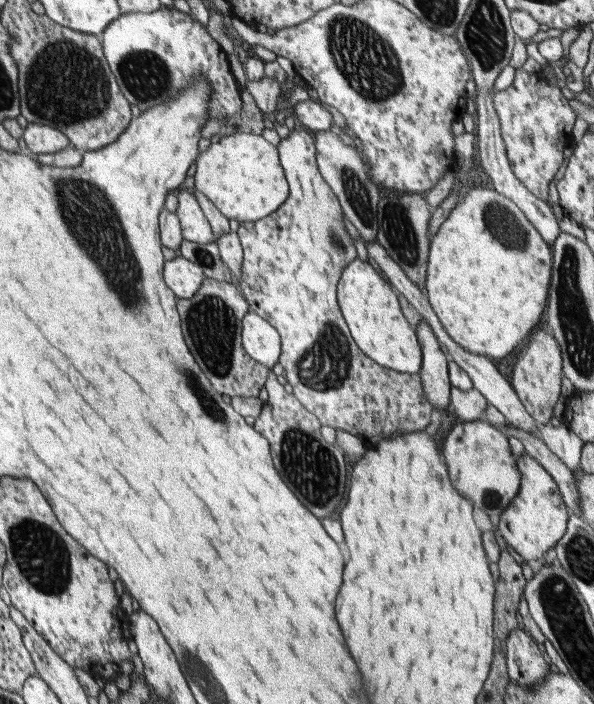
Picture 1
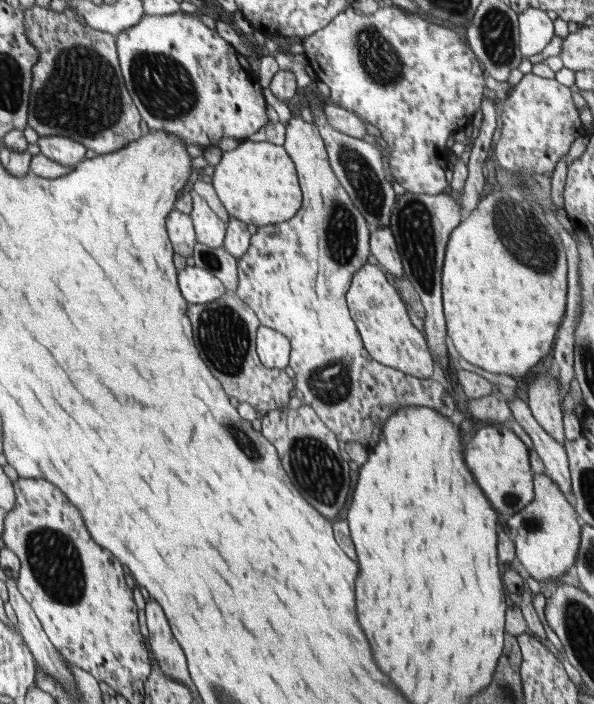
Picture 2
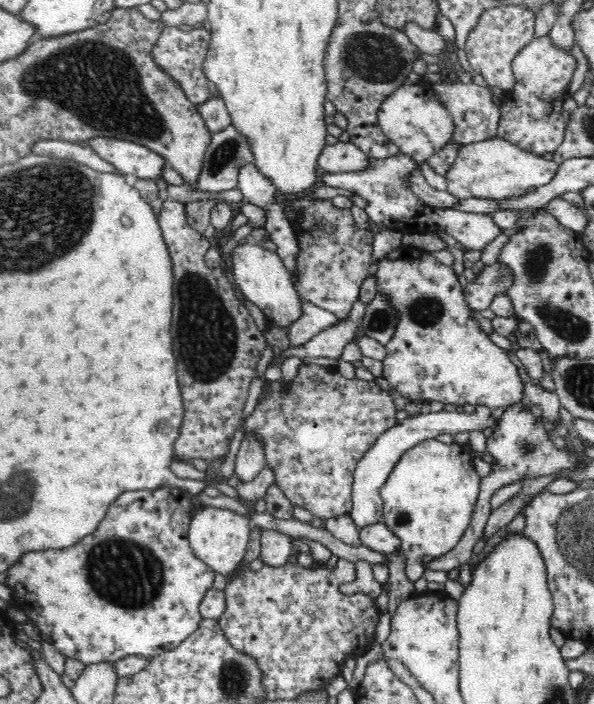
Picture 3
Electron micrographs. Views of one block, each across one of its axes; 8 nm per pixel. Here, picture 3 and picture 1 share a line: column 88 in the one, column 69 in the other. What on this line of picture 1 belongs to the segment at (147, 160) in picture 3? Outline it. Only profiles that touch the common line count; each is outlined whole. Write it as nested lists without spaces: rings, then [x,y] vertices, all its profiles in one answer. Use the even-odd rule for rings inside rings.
[[[28,123],[22,138],[26,146],[36,154],[52,154],[64,150],[71,140],[57,129],[34,123]]]

